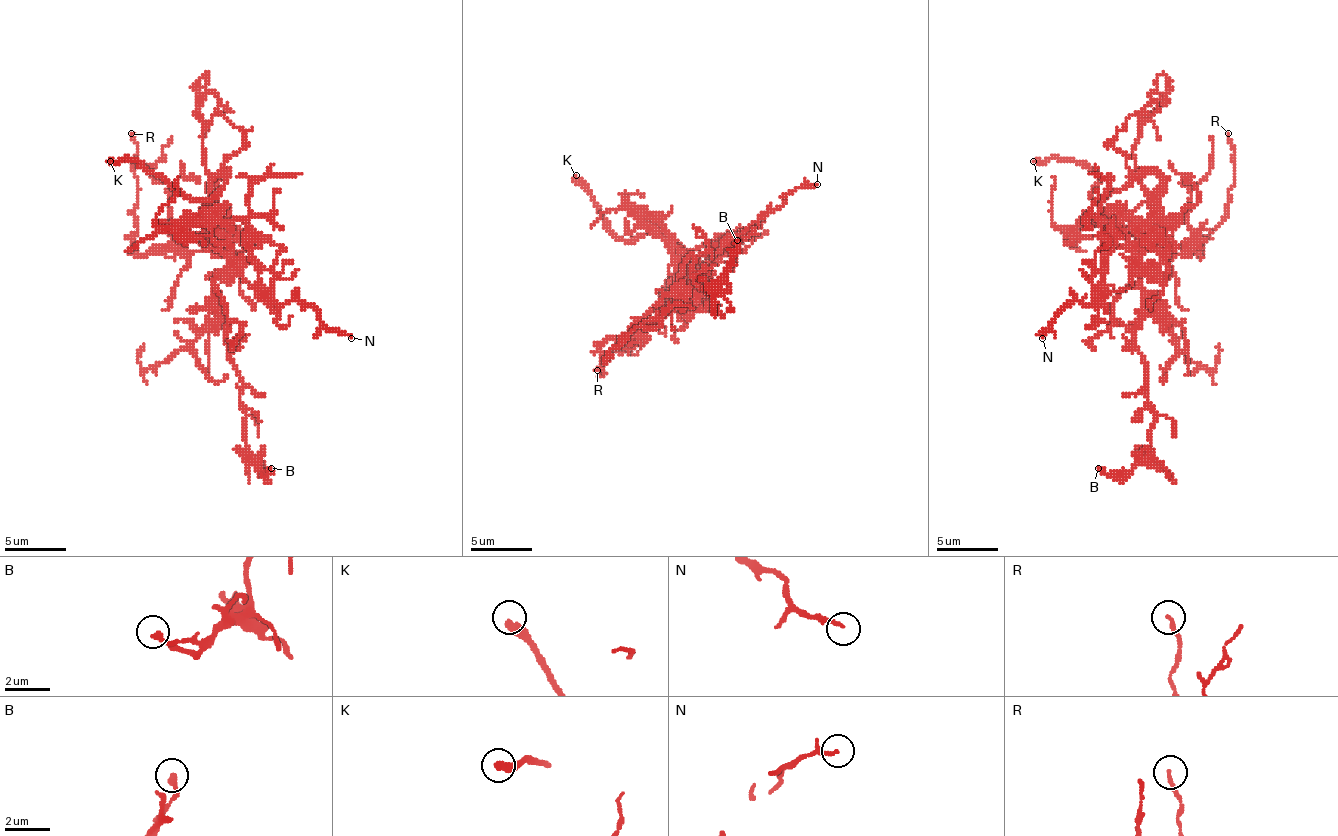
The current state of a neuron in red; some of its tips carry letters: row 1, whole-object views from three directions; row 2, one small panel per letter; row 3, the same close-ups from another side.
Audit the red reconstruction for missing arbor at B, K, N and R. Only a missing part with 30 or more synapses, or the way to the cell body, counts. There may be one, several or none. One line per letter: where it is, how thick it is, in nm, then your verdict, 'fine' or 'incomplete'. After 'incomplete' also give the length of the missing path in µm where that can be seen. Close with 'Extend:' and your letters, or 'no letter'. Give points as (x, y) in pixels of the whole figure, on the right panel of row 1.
B: at (1098, 468); 200 nm thick; fine
K: at (1033, 161); 400 nm thick; incomplete; about 90 µm are missing
N: at (1042, 338); 110 nm thick; fine
R: at (1228, 133); 160 nm thick; fine
Extend: K

